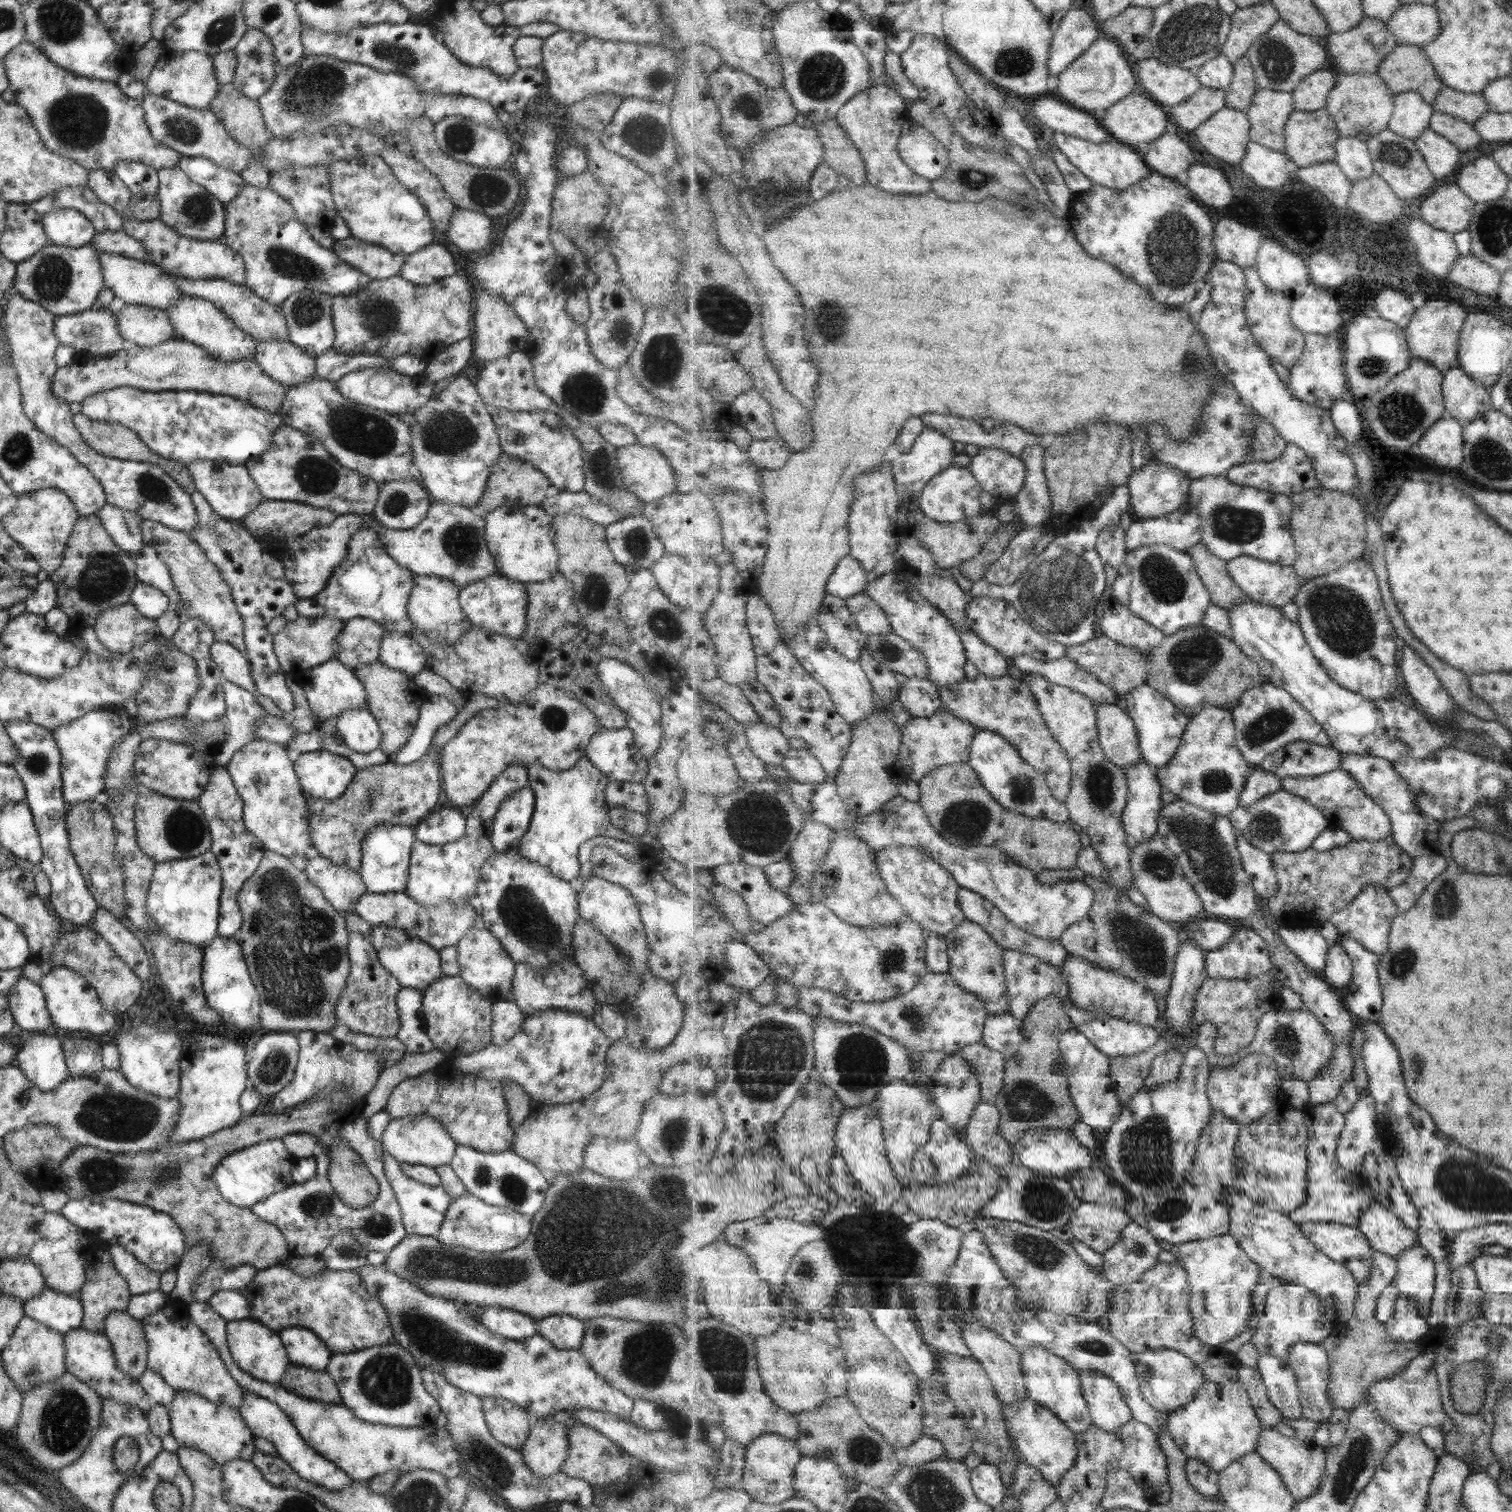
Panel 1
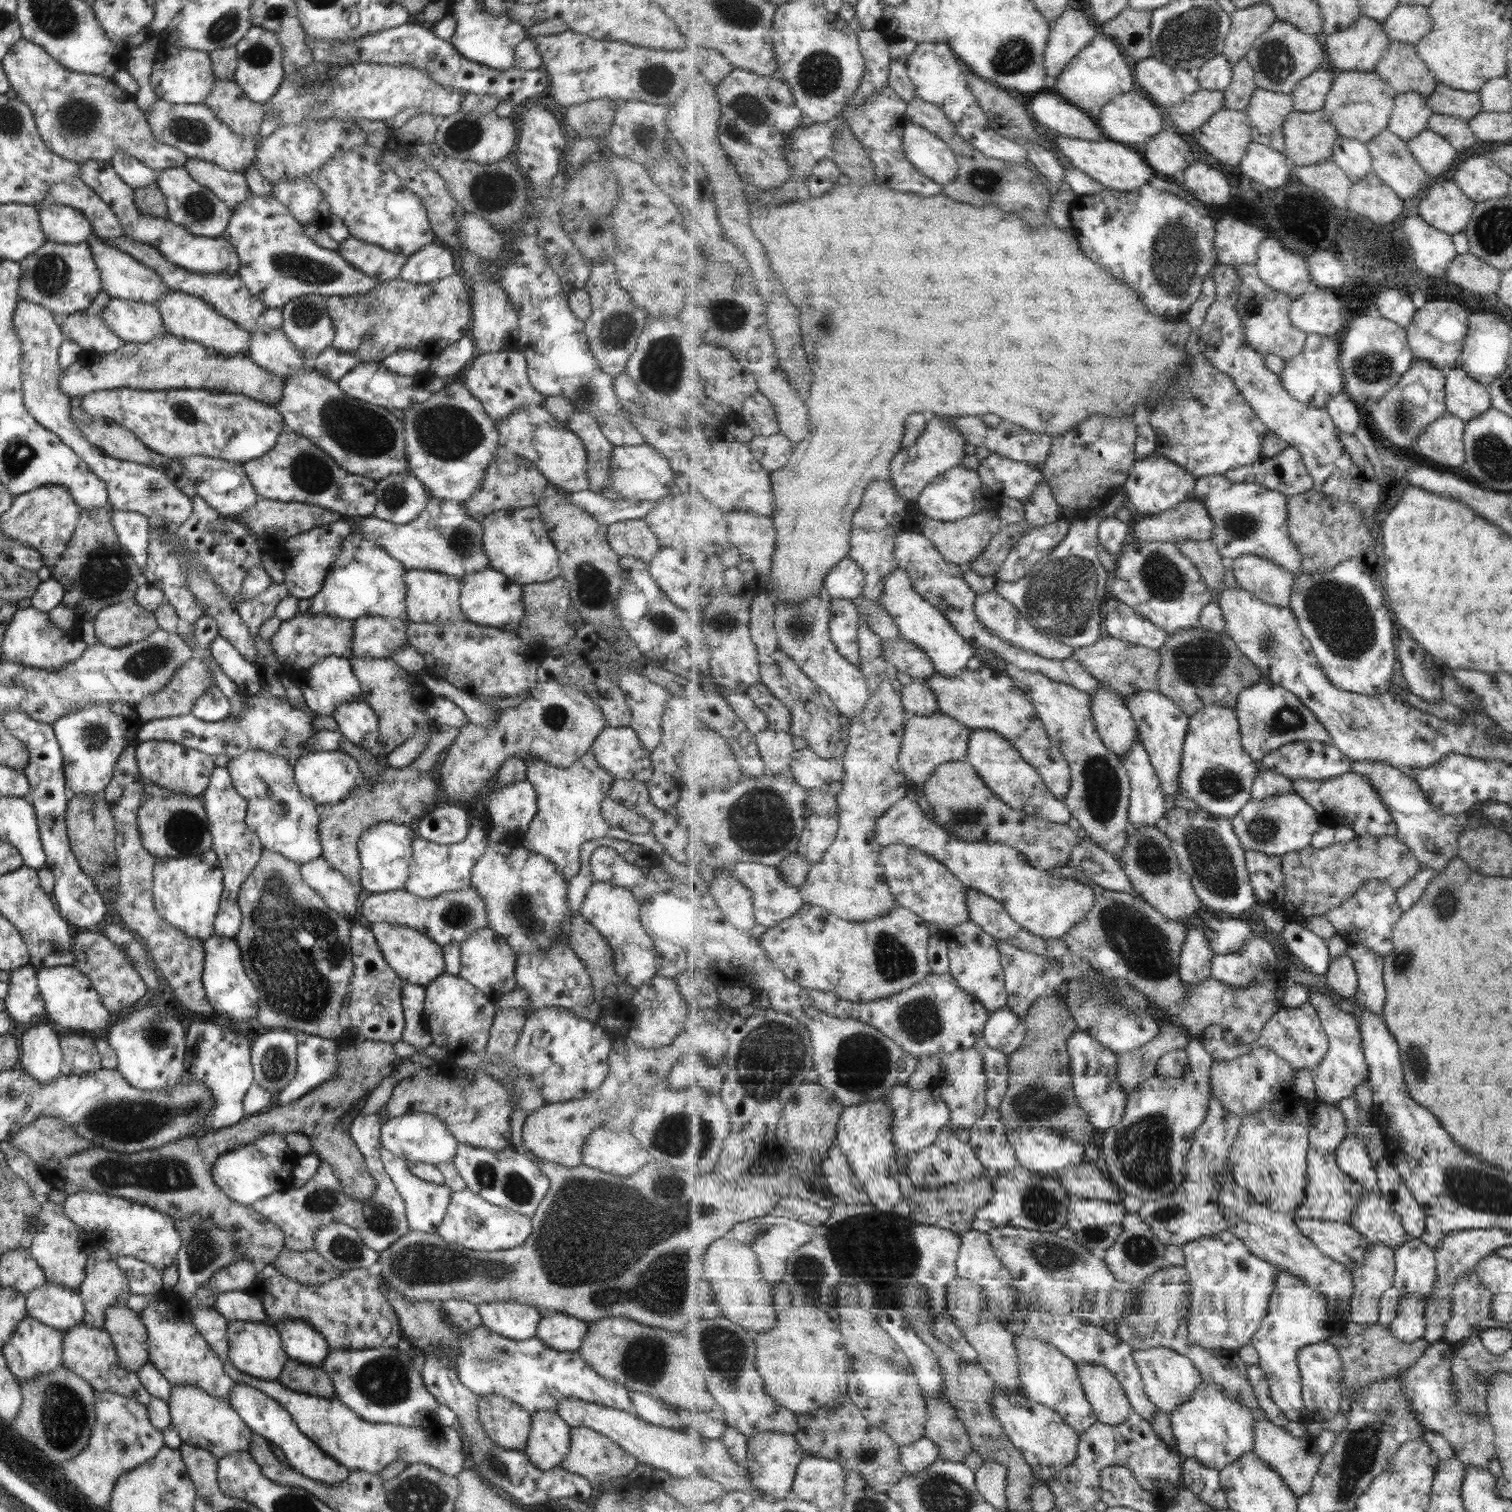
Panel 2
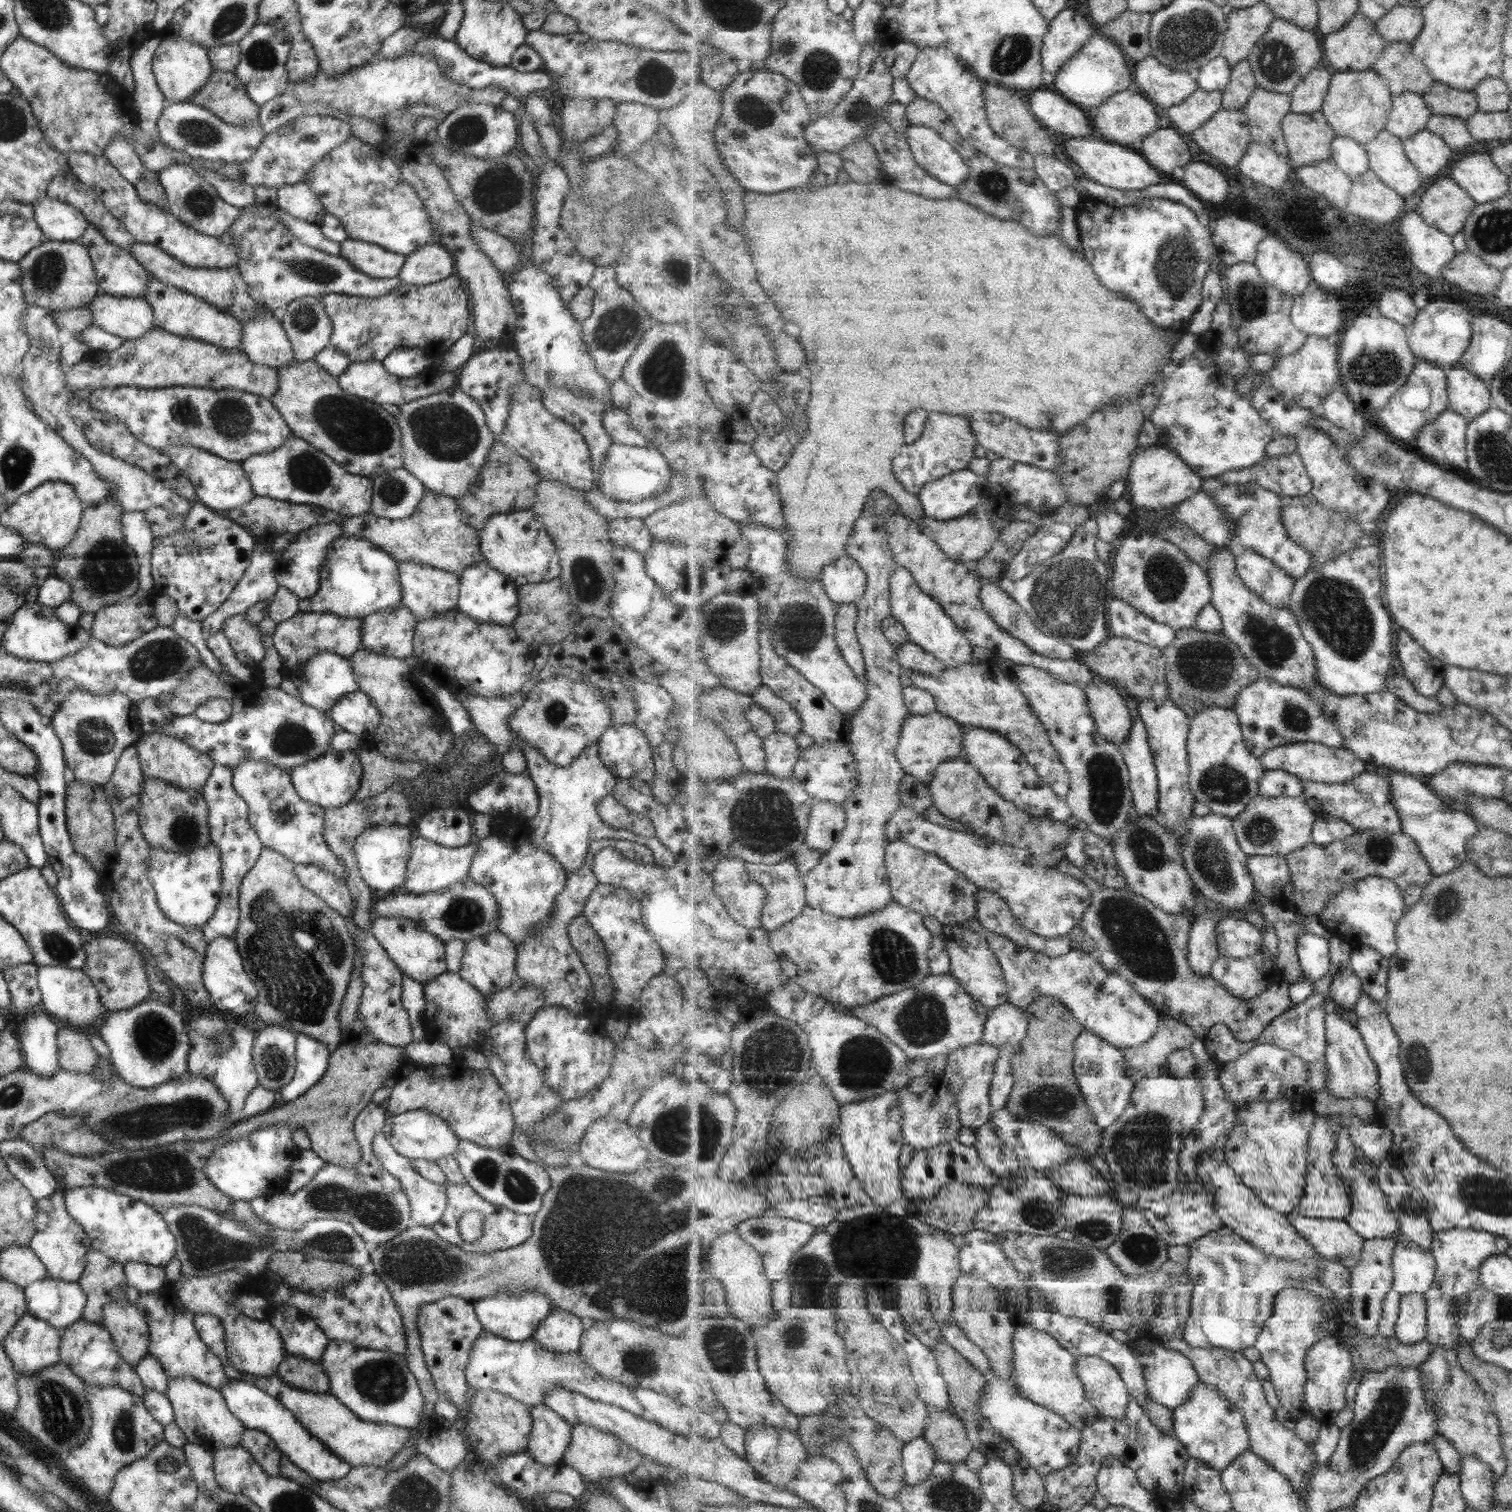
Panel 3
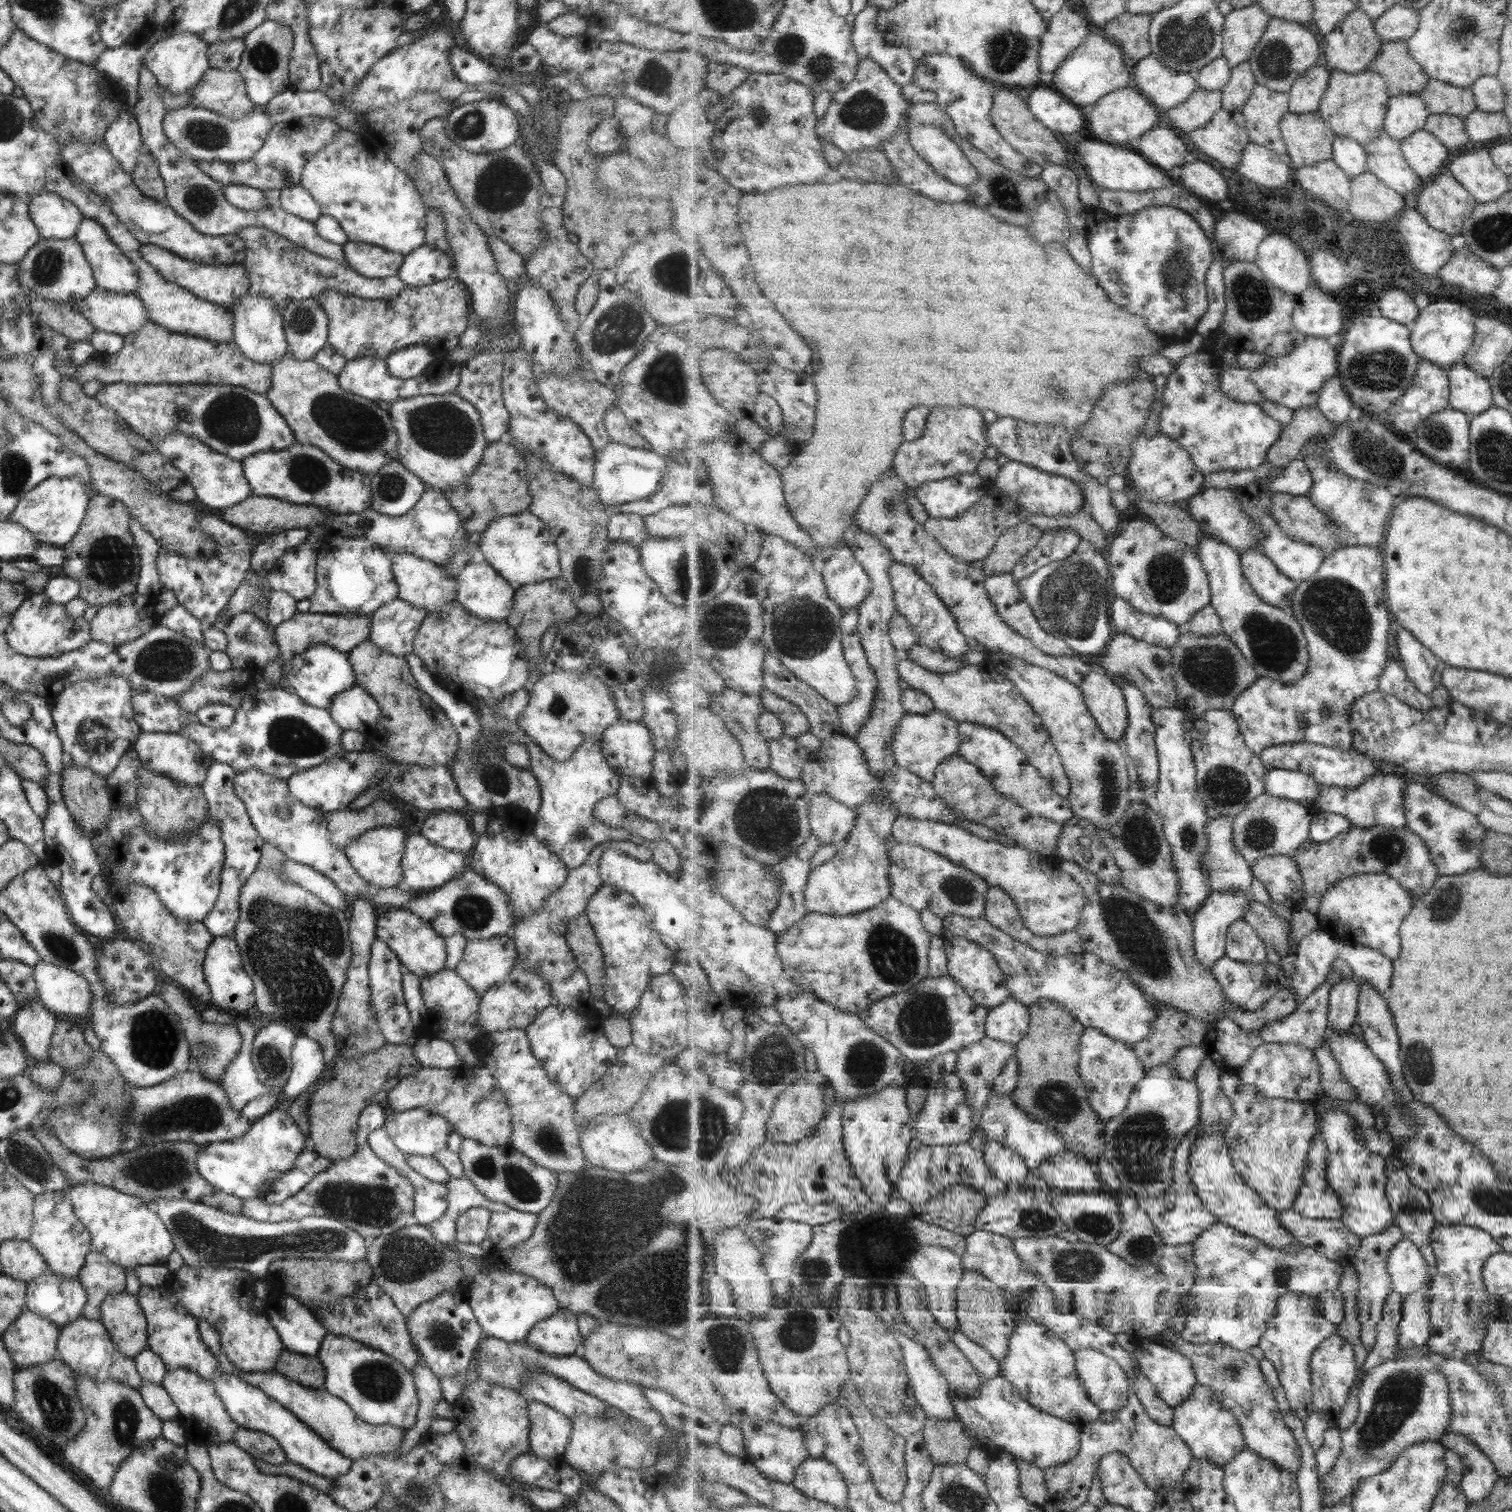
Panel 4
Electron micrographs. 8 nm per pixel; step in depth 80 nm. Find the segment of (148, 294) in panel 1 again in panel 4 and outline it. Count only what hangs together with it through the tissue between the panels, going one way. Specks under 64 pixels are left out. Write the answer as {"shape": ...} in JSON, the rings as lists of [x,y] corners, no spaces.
{"shape":[[[84,218],[77,227],[76,241],[90,264],[93,280],[97,289],[115,292],[116,294],[135,294],[137,289],[137,270],[135,265],[117,248],[105,234],[103,227],[90,218]]]}

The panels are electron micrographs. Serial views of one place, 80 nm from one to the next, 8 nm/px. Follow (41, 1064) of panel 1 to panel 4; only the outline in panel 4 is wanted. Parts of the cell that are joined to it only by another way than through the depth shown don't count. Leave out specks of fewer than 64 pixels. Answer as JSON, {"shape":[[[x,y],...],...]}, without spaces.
{"shape":[[[37,997],[19,1004],[13,1018],[13,1034],[18,1038],[30,1065],[50,1061],[51,1035],[58,1017],[41,1006]]]}

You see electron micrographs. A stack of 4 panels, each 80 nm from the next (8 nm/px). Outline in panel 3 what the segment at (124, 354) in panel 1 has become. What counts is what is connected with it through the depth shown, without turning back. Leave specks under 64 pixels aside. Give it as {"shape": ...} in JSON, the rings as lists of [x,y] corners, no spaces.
{"shape":[[[153,328],[139,339],[123,341],[115,351],[101,354],[99,360],[80,360],[77,364],[64,369],[64,383],[66,389],[72,393],[76,390],[90,388],[113,388],[119,386],[131,386],[135,388],[167,388],[174,386],[195,388],[233,388],[249,392],[255,396],[261,396],[270,401],[278,387],[276,369],[259,364],[253,364],[241,349],[221,349],[202,341],[195,341],[186,337],[174,336],[160,328]]]}

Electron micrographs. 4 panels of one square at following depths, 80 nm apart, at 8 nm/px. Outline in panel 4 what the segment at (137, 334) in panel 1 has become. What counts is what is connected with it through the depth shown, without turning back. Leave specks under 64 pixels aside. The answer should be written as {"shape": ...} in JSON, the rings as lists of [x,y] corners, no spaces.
{"shape":[[[95,288],[85,299],[70,305],[93,325],[94,331],[121,337],[137,333],[148,320],[143,304],[134,294],[116,294]]]}

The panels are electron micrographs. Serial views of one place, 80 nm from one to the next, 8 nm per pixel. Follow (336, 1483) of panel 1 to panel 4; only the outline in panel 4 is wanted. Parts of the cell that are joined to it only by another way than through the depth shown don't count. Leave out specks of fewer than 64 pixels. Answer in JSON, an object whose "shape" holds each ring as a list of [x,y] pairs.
{"shape":[[[218,1373],[210,1381],[217,1396],[223,1401],[225,1412],[239,1427],[264,1432],[274,1438],[282,1448],[286,1460],[314,1472],[323,1478],[333,1478],[345,1474],[352,1461],[333,1450],[319,1435],[315,1434],[306,1424],[289,1412],[285,1407],[276,1403],[262,1390],[247,1384],[238,1377]]]}

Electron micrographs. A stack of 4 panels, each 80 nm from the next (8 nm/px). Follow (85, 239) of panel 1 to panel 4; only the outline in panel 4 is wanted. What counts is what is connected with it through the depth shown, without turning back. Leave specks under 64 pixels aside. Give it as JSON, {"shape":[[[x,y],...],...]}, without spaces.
{"shape":[[[47,191],[28,199],[28,215],[43,239],[73,238],[83,219],[75,205]]]}

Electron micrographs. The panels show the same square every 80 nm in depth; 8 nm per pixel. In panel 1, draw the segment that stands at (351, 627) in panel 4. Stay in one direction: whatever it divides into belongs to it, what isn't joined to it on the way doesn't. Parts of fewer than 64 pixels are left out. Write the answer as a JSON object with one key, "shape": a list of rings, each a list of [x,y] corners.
{"shape":[[[297,617],[293,622],[286,622],[276,634],[272,636],[272,651],[277,657],[277,662],[282,673],[292,672],[292,667],[297,670],[305,670],[323,664],[332,658],[337,648],[334,641],[335,635],[343,626],[341,620],[327,617]]]}

